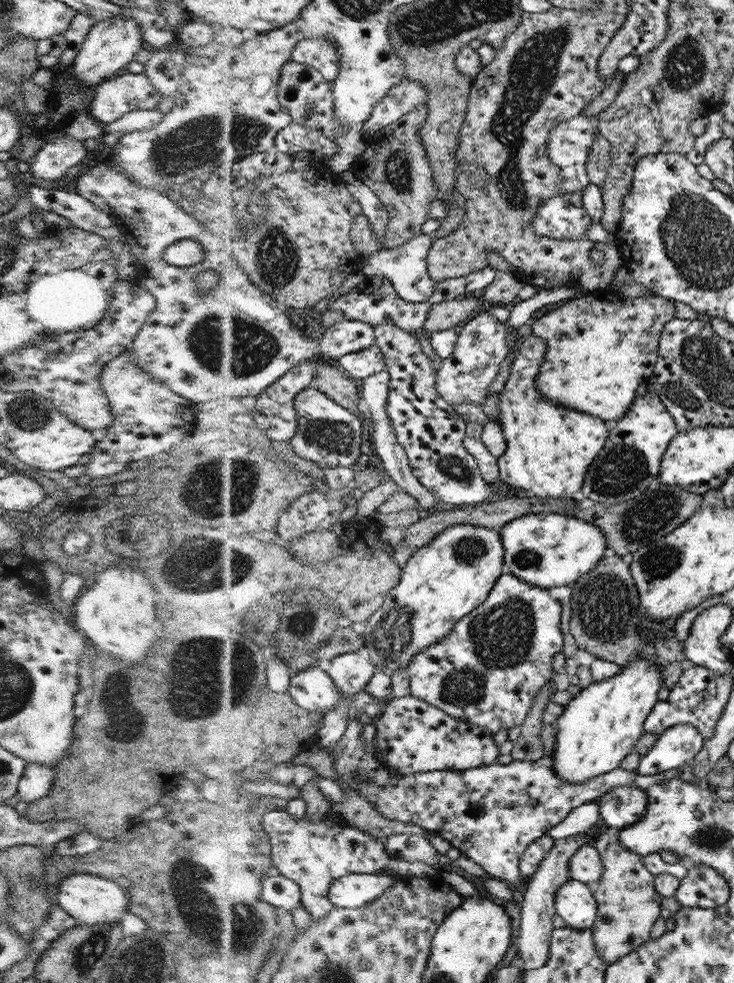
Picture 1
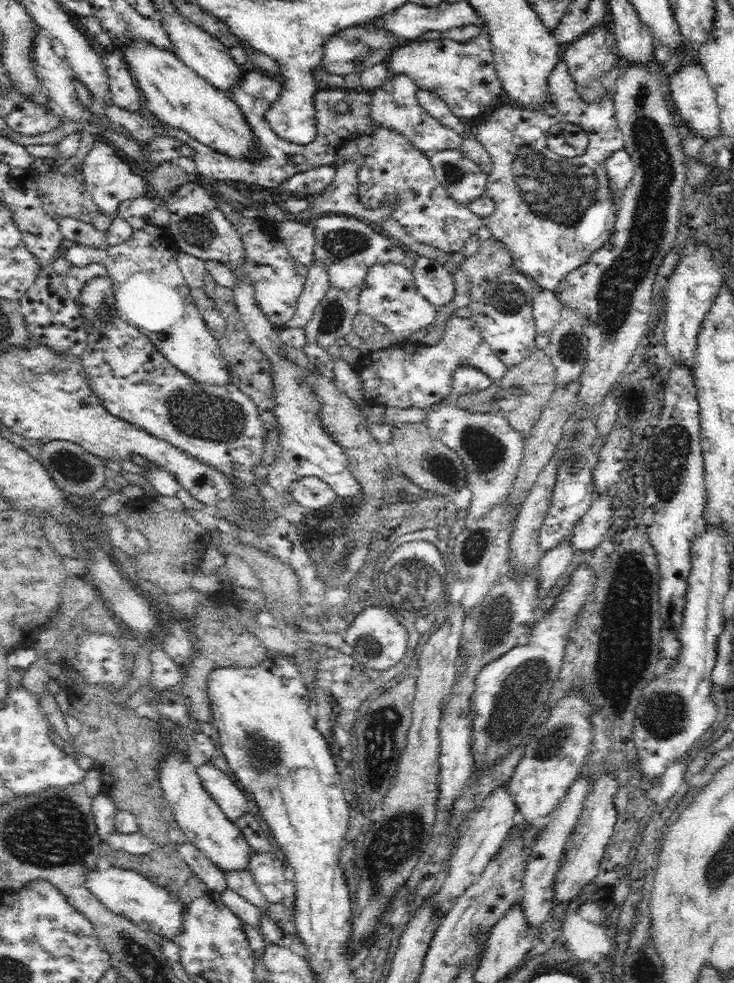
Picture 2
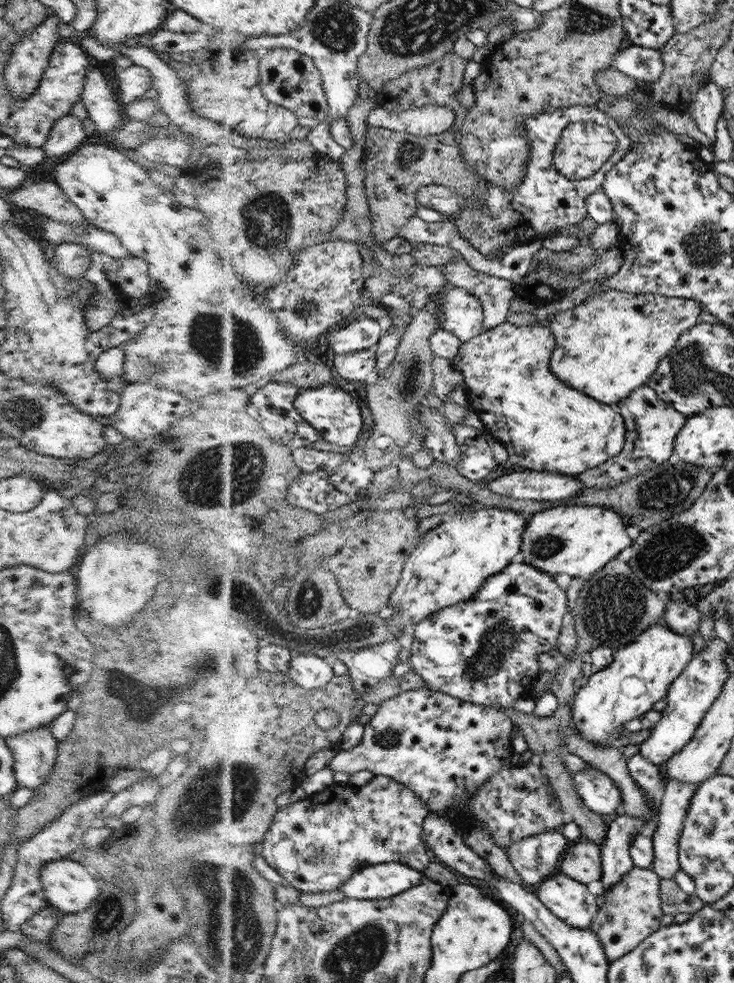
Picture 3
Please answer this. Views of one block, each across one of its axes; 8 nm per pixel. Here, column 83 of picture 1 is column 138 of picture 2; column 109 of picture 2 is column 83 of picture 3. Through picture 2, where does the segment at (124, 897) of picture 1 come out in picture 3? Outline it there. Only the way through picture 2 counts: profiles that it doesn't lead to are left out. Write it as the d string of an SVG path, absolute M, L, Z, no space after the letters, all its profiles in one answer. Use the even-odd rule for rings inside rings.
M70 858L46 862L40 868L40 884L48 903L63 913L78 913L88 907L98 897L100 884L79 862Z

